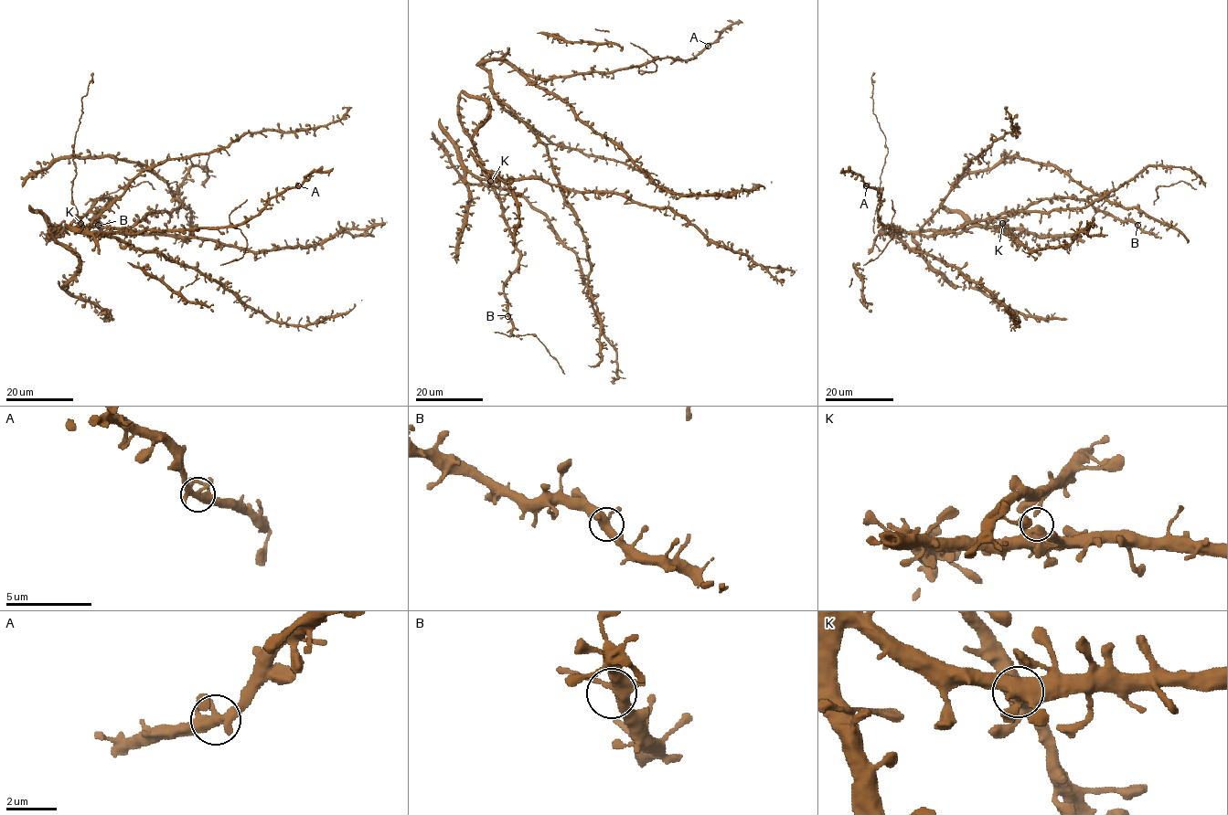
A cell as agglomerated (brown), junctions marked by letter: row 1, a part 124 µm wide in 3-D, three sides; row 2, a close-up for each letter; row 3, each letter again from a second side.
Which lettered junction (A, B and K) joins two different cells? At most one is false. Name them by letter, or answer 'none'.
none

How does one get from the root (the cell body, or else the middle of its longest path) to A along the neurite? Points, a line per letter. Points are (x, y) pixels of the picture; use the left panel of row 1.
A: (138, 221), (101, 235), (72, 227), (134, 233), (234, 226), (252, 218), (272, 198), (298, 186)

